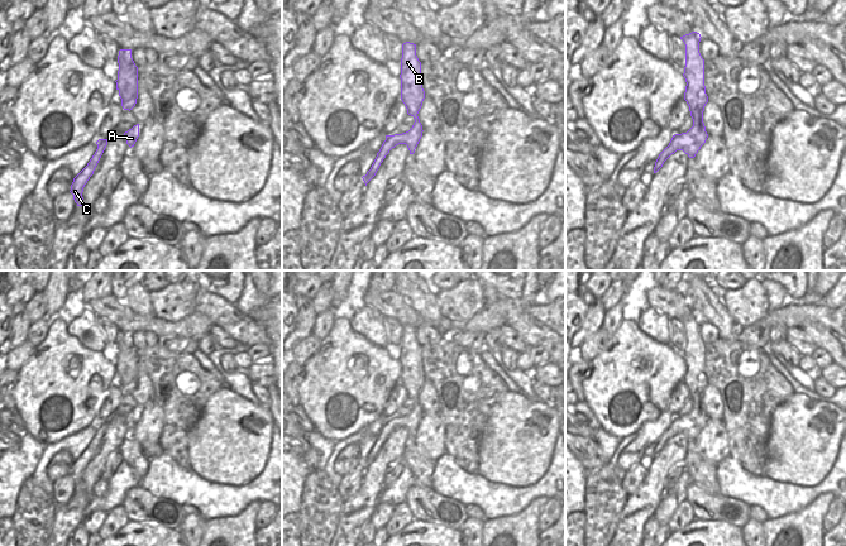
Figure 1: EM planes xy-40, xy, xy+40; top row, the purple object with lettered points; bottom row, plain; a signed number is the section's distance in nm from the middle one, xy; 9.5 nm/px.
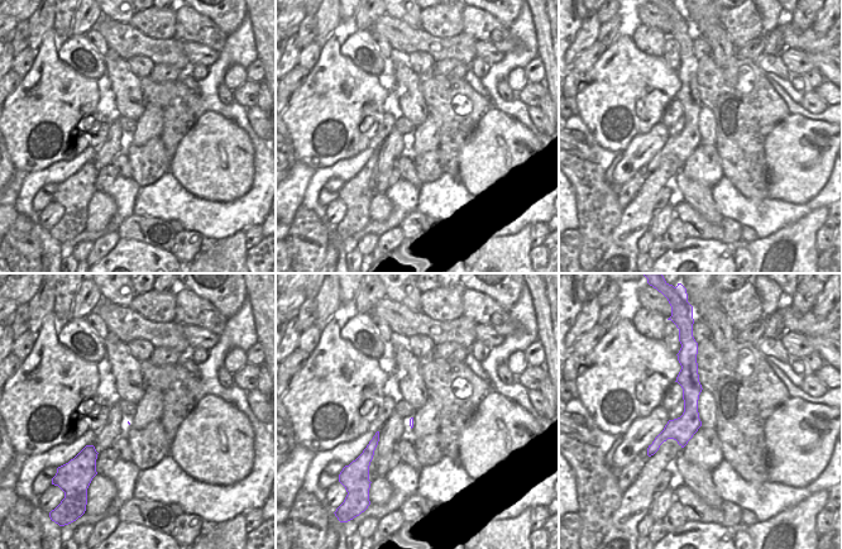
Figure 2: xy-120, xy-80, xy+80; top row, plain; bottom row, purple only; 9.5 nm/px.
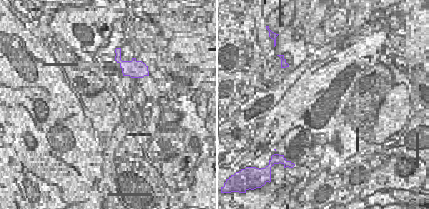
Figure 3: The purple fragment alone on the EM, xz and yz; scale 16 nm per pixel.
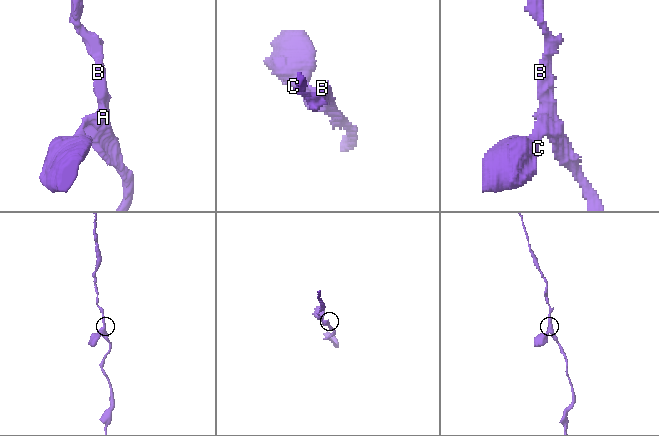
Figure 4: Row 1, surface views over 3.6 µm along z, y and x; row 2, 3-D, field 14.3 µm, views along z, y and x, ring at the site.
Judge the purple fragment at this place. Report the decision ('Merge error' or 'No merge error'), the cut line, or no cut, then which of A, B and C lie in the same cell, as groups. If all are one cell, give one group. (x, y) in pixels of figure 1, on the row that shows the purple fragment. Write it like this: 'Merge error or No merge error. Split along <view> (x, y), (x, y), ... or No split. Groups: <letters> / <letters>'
No merge error. No split. Groups: A B C.

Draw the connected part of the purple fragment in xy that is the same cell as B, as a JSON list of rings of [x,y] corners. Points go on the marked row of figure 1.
[[[406,42],[402,44],[402,58],[401,58],[401,100],[407,109],[407,114],[415,119],[412,128],[402,134],[386,135],[377,157],[367,172],[363,176],[363,181],[367,183],[376,176],[381,163],[389,153],[392,148],[398,144],[406,144],[410,154],[415,153],[415,149],[422,136],[422,125],[417,116],[422,101],[425,99],[425,91],[422,88],[422,77],[421,77],[421,62],[416,56],[416,44]]]

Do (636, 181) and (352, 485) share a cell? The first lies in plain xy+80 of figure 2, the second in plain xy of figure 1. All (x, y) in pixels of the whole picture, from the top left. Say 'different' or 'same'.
same

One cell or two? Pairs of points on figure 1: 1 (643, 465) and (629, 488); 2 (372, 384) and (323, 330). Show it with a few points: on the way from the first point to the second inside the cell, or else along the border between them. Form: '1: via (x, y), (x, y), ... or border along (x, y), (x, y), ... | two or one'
1: via (639, 470), (630, 483) | one
2: border along (335, 320), (329, 334), (321, 341) | two

